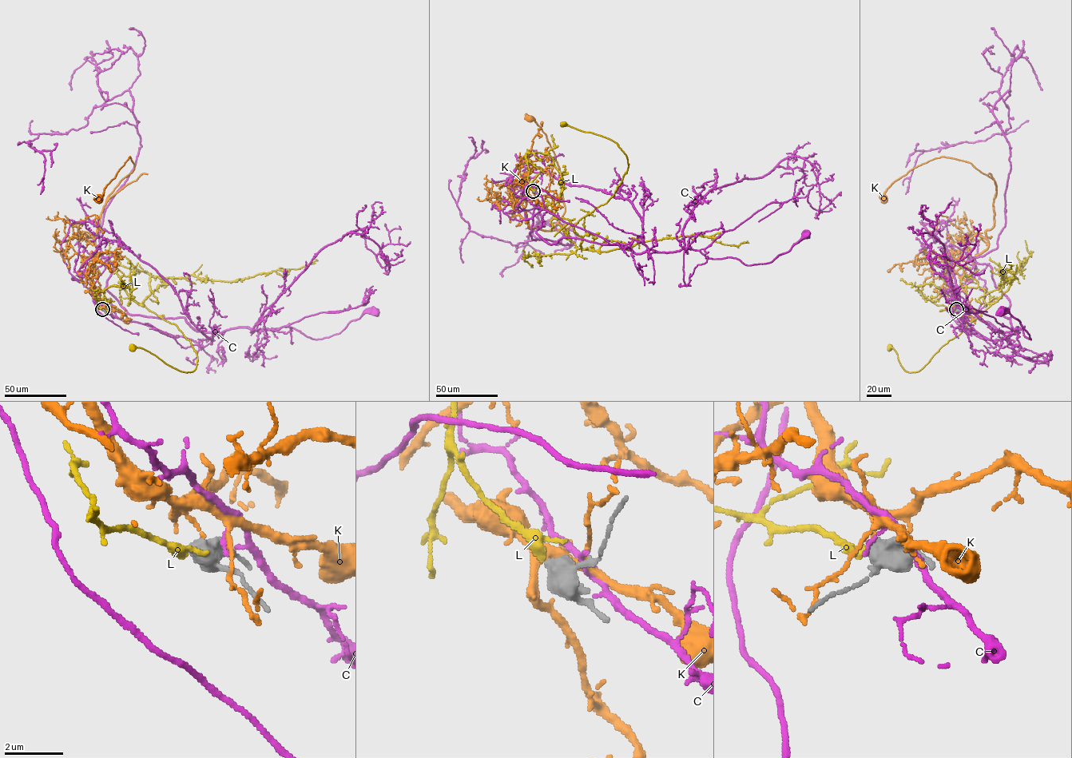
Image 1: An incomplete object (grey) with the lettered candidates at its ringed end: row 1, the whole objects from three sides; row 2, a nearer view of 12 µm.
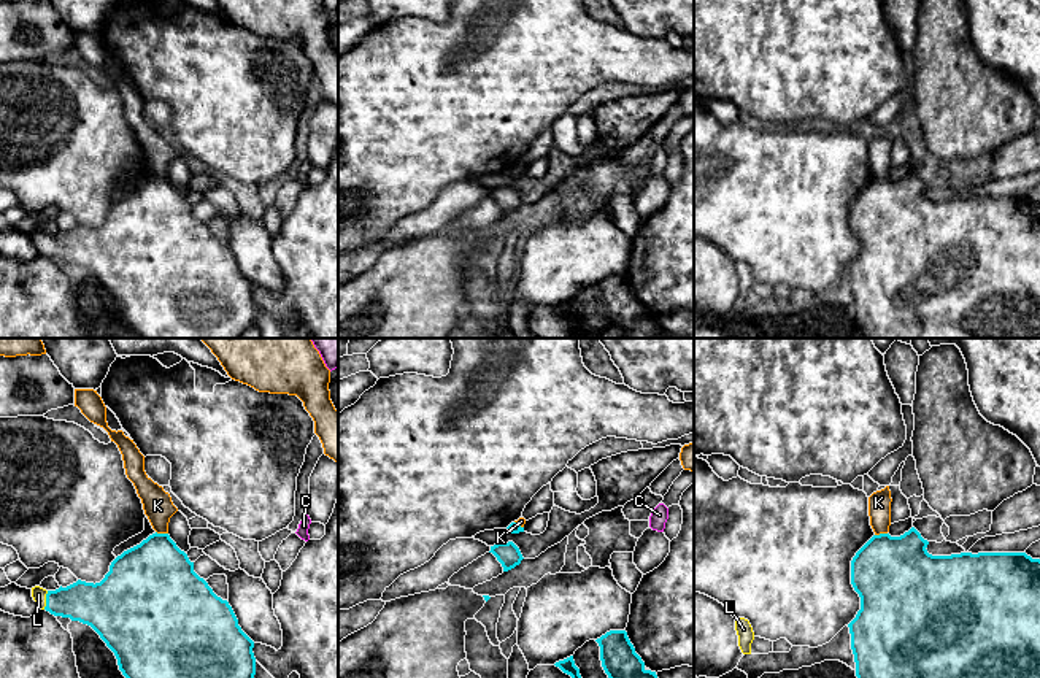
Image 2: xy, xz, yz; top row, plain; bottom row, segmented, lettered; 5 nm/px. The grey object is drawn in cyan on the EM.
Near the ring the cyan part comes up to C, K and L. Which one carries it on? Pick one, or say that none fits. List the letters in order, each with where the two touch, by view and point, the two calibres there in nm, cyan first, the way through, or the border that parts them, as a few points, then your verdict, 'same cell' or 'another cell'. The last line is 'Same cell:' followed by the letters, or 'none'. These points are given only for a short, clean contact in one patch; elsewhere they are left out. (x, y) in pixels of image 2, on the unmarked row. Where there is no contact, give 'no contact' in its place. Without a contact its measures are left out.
C: no contact; another cell
K: meets cyan in xy at (162, 178); 420 nm thick on the cyan side, 150 nm on the other; border along xy (156, 175), (167, 178); another cell
L: meets cyan in xy at (46, 245); 220 nm thick on the cyan side, 70 nm on the other; runs through xy (96, 250), (46, 245), (38, 238); same cell
Same cell: L

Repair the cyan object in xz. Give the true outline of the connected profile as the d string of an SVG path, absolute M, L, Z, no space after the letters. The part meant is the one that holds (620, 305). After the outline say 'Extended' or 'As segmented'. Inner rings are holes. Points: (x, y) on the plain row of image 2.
M610 275L595 286L605 318L624 329L622 338L657 338L664 332L656 316L645 313L626 275Z. As segmented

